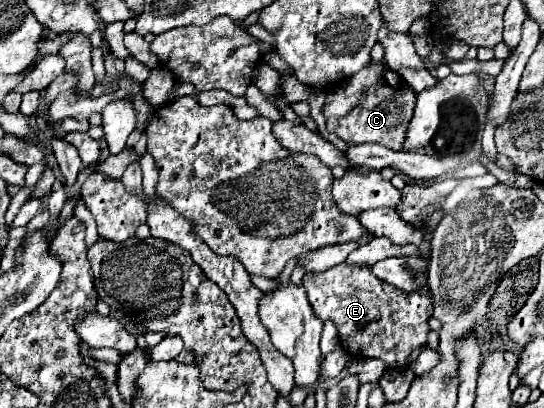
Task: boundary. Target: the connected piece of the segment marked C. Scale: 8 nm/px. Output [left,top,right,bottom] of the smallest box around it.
[326,84,416,150]

